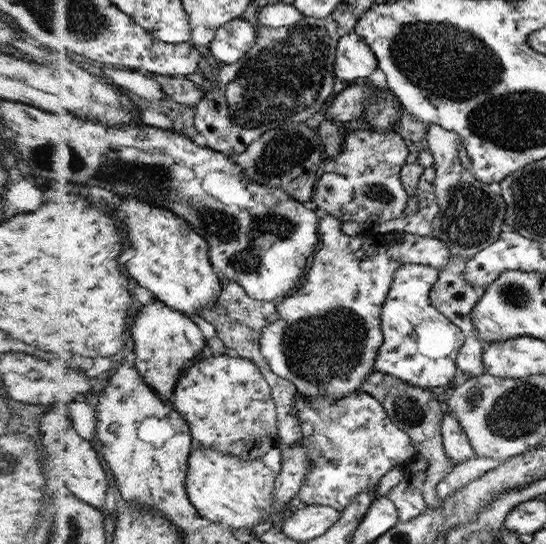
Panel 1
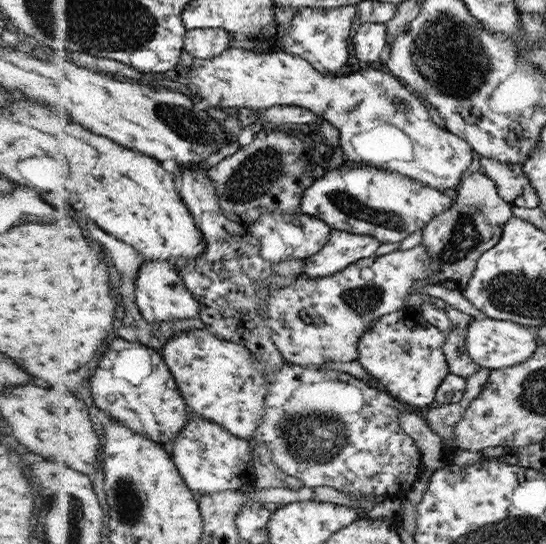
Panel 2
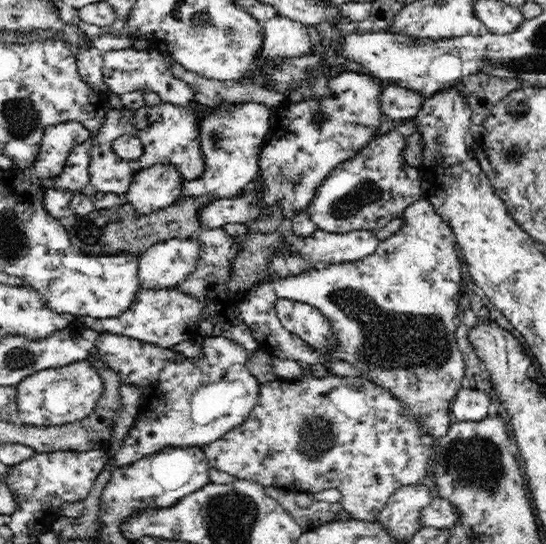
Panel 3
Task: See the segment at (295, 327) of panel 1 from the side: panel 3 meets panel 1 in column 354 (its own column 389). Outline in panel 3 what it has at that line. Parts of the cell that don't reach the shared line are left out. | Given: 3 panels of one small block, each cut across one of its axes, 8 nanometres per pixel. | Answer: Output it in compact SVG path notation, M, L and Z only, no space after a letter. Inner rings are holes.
M425 199L415 201L414 204L408 206L406 211L402 213L400 218L403 220L403 225L401 229L396 232L390 238L382 240L378 244L378 248L367 257L361 258L360 260L355 260L349 263L331 264L329 266L322 266L315 270L310 270L304 272L302 275L296 277L288 277L278 282L258 282L252 284L252 288L247 290L248 296L246 299L249 300L248 303L241 305L241 318L245 318L245 323L253 329L253 336L256 337L257 343L260 345L260 349L267 352L271 356L277 356L278 358L283 358L284 360L290 359L299 362L301 365L308 364L324 364L328 363L328 360L338 360L346 361L356 367L363 376L370 378L371 381L382 385L387 391L390 391L394 398L398 399L402 403L403 410L406 410L407 416L417 422L419 430L422 434L426 434L429 438L434 438L435 440L440 439L448 431L450 426L450 414L452 404L448 403L449 400L454 400L457 396L457 392L461 390L462 377L464 376L464 357L462 356L462 351L459 349L459 344L456 338L456 322L454 318L458 315L459 298L462 292L460 292L460 280L462 279L462 259L457 248L457 241L455 240L455 235L448 226L448 223L442 219L432 204ZM280 299L293 300L293 302L310 304L318 311L327 322L330 322L331 326L331 336L333 336L333 345L329 349L316 349L314 345L308 345L308 341L304 338L298 336L296 333L292 333L289 329L285 328L285 325L281 323L281 318L277 316L277 302Z

